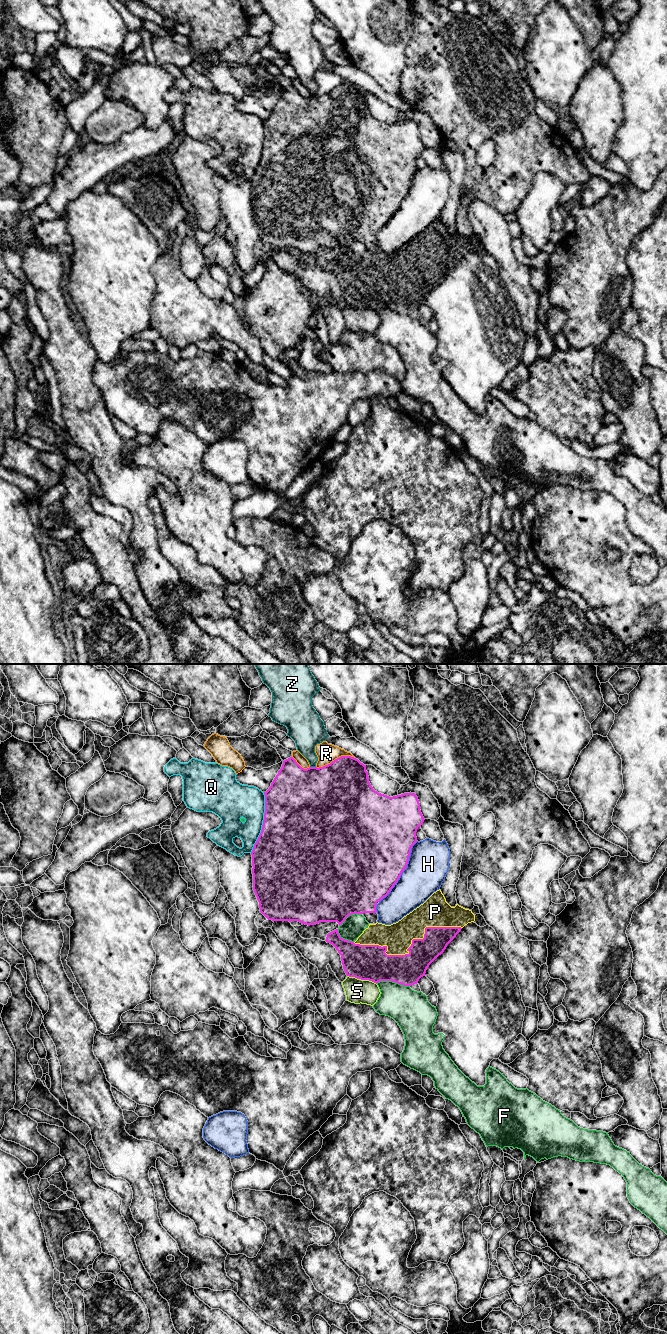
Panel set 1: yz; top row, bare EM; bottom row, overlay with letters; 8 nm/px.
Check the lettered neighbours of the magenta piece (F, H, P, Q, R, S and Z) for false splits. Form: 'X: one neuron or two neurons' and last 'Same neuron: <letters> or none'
F: two neurons
H: two neurons
P: one neuron
Q: two neurons
R: two neurons
S: two neurons
Z: two neurons
Same neuron: P

